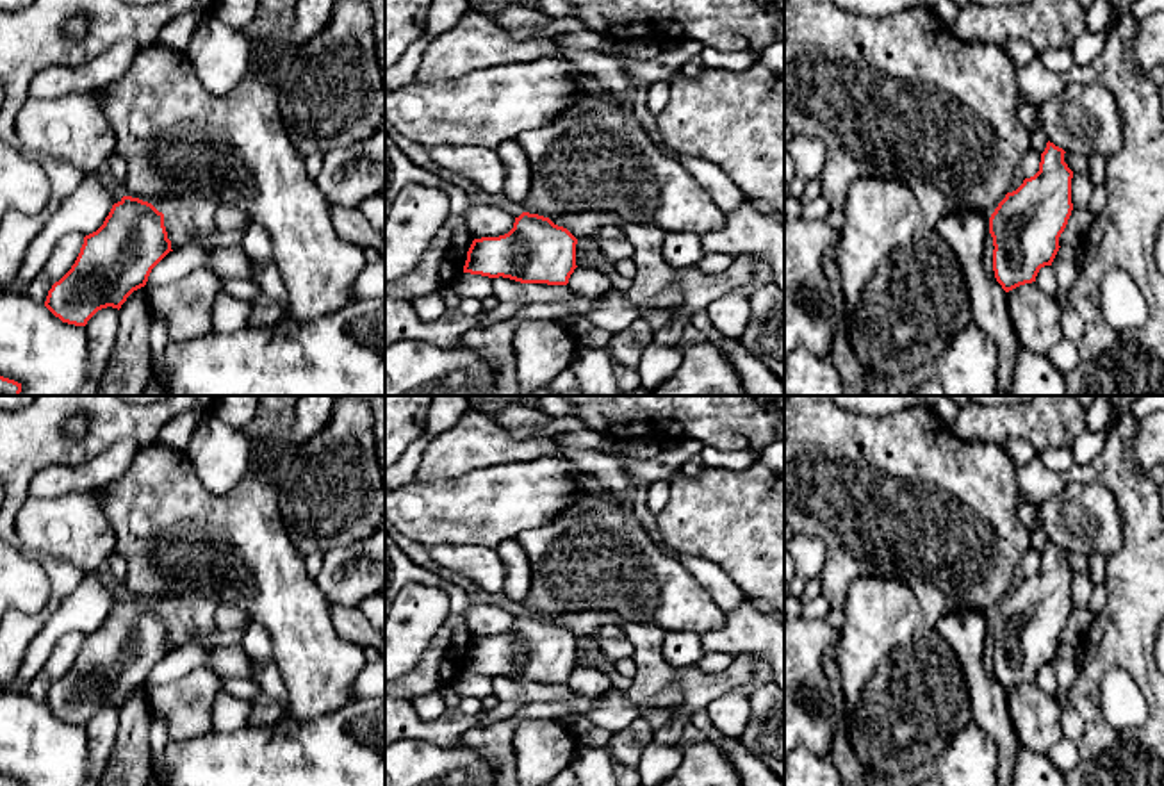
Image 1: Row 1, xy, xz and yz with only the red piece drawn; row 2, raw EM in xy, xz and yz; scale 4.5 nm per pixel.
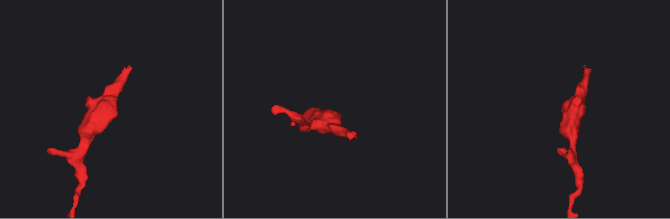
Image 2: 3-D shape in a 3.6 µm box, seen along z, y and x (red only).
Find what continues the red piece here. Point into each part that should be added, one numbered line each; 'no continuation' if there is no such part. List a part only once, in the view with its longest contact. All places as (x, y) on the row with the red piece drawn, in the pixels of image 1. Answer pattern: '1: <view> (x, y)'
no continuation

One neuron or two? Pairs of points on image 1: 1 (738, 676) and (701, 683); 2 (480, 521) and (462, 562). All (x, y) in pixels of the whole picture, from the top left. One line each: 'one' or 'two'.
1: one
2: two

